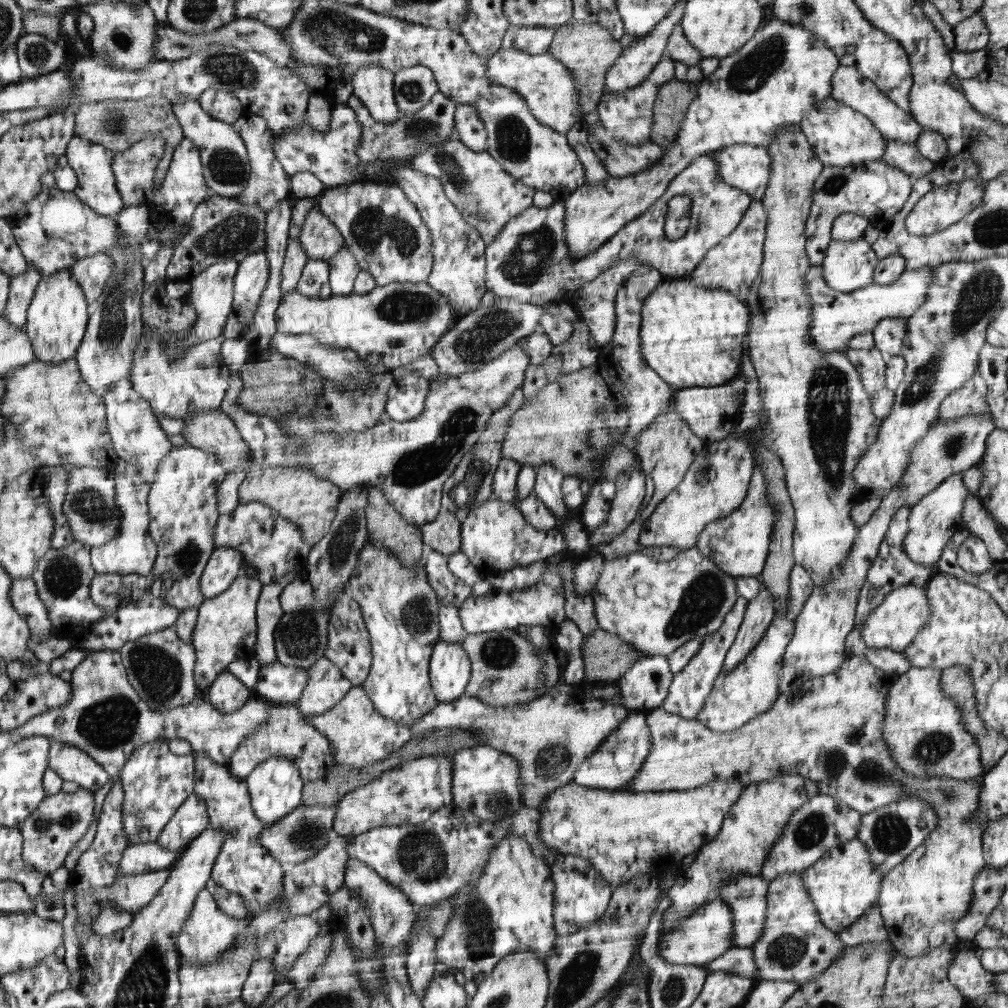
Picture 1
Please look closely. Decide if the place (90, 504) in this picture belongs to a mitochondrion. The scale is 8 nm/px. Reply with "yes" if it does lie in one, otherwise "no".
yes

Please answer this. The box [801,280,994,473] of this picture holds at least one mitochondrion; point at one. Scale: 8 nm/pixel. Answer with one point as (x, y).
(952, 447)

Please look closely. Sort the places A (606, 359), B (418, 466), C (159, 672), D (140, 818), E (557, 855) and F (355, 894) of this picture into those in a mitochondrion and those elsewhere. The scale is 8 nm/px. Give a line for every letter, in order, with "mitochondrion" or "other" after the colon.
A: other
B: mitochondrion
C: mitochondrion
D: mitochondrion
E: other
F: other

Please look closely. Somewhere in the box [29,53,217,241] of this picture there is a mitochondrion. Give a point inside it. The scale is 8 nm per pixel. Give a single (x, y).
(117, 120)

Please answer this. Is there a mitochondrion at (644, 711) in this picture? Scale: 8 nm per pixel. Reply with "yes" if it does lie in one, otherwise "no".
no

